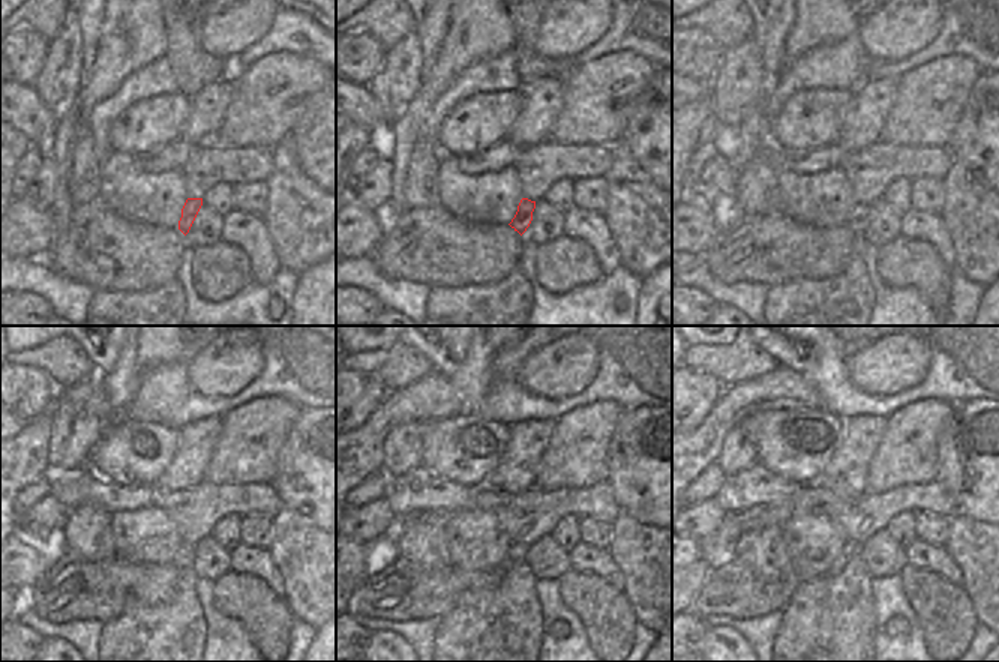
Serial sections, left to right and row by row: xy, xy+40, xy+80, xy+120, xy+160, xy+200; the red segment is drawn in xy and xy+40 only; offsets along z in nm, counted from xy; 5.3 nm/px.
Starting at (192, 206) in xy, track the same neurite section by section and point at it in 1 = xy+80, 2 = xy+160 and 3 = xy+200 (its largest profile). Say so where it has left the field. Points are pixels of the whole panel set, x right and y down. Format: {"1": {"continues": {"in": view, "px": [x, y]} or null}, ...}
{"1": {"continues": {"in": "xy+80", "px": [857, 219]}}, "2": {"continues": {"in": "xy+160", "px": [516, 554]}}, "3": {"continues": {"in": "xy+200", "px": [837, 566]}}}

